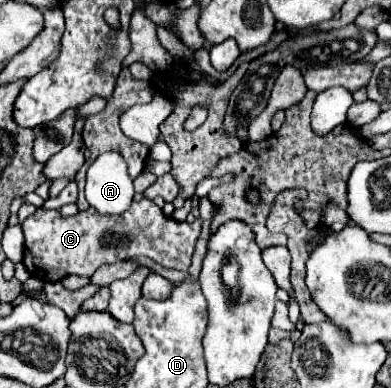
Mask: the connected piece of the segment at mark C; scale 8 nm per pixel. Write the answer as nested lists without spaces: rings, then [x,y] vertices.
[[[143,198],[119,216],[103,216],[95,208],[87,208],[75,216],[63,218],[57,210],[39,208],[23,224],[25,254],[23,264],[31,276],[43,282],[57,282],[69,274],[91,276],[101,264],[147,256],[165,268],[187,272],[195,242],[201,234],[201,218],[195,222],[179,222],[167,216],[153,200]]]

